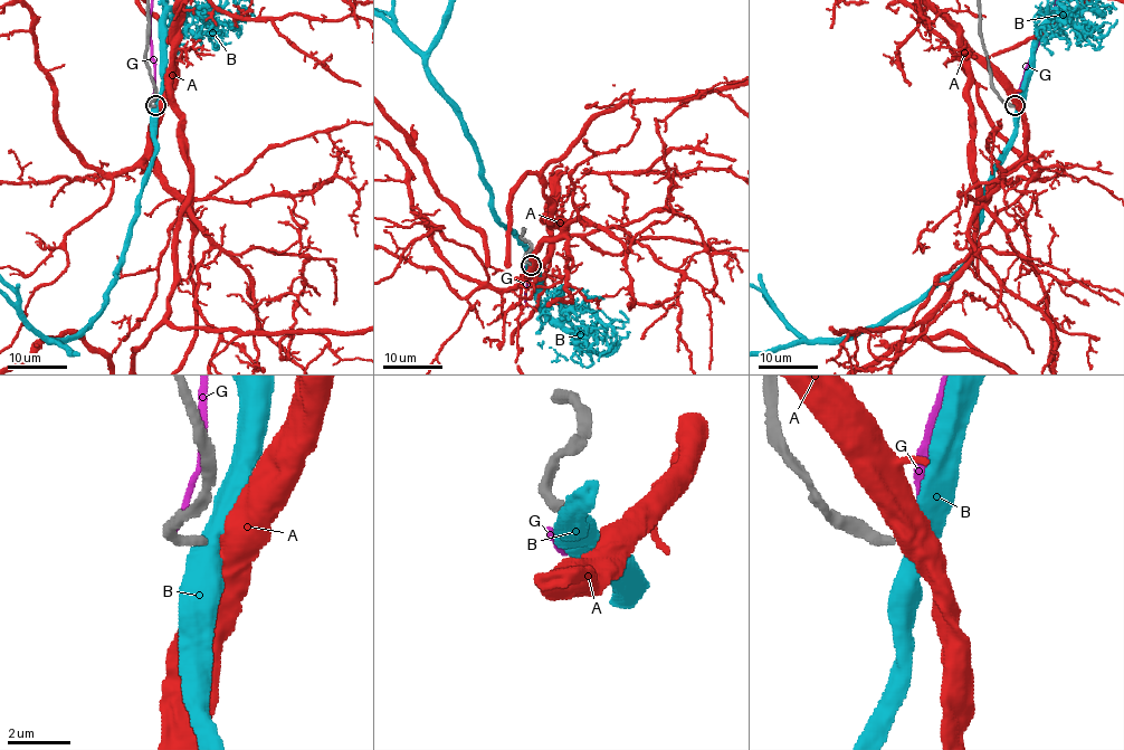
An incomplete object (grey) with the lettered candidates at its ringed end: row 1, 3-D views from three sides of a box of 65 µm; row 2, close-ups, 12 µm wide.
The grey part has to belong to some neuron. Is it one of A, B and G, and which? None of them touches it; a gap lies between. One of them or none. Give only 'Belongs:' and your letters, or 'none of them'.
Belongs: none of them

